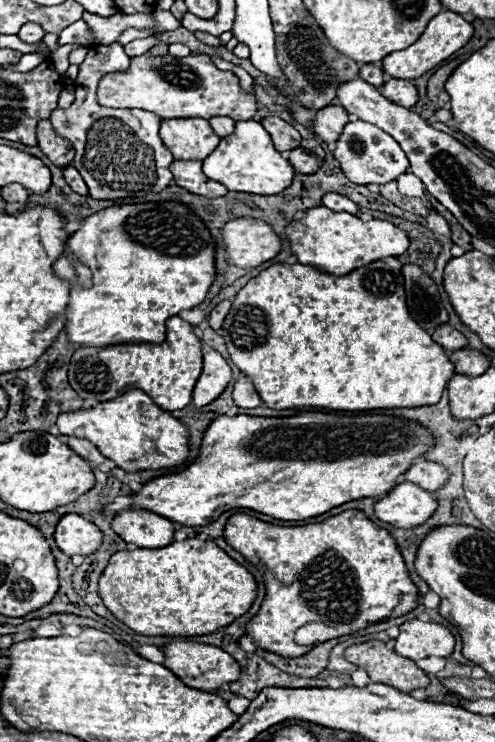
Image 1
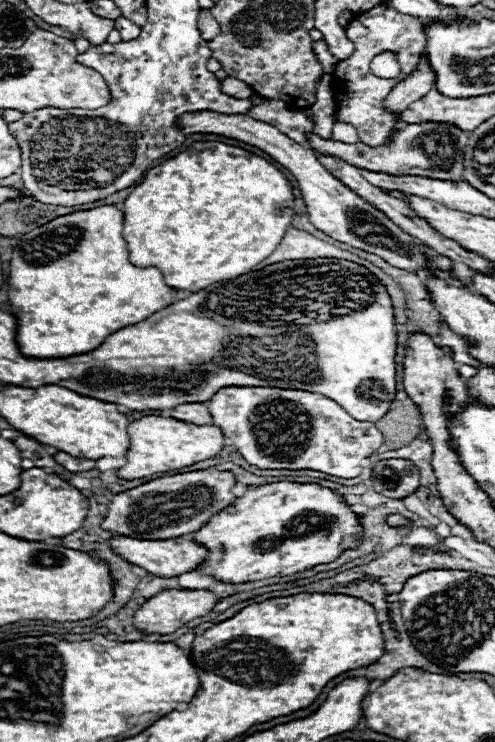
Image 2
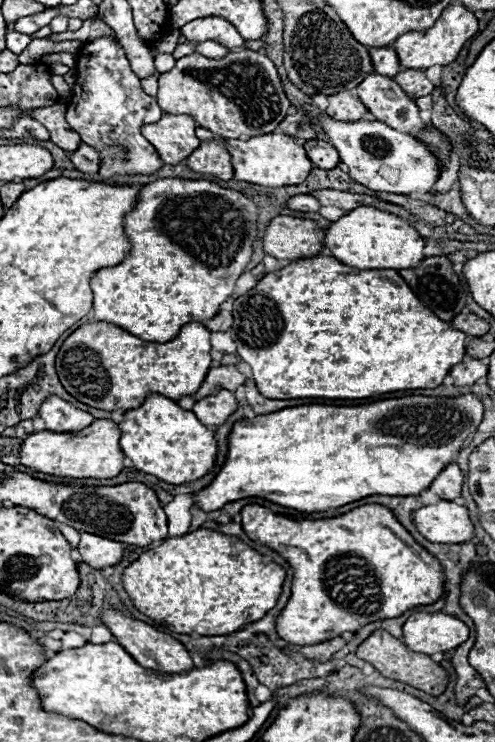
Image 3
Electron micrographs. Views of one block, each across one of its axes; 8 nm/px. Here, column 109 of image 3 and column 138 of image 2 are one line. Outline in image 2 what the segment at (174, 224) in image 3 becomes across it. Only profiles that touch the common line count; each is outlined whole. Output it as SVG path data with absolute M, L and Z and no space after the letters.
M100 206L94 210L72 212L24 234L12 250L8 274L8 306L12 308L18 330L16 344L28 358L68 358L98 348L106 336L138 324L154 312L172 304L174 290L162 280L158 268L138 268L128 260L126 242L122 238L124 214L116 206Z

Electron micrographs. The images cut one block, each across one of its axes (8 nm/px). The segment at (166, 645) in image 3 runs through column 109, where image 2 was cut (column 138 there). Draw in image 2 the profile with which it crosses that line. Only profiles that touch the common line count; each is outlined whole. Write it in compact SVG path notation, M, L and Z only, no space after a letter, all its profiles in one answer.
M164 590L152 596L134 616L134 626L148 634L172 634L186 622L214 610L218 598L210 590Z

